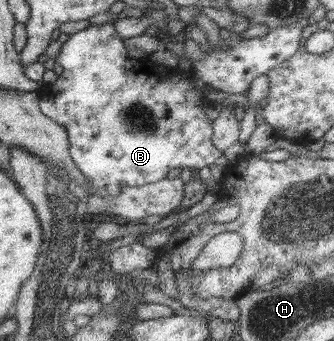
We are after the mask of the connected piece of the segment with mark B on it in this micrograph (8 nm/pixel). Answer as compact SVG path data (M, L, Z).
M303 18L291 26L269 30L264 36L240 39L229 49L204 52L199 60L191 60L188 76L179 68L160 64L155 64L154 74L148 72L143 59L131 59L128 56L125 38L116 32L112 22L91 24L86 29L69 35L63 43L62 51L55 60L63 70L55 83L43 86L39 108L42 114L63 126L68 133L72 160L81 174L90 180L88 193L100 198L112 198L118 196L124 187L142 186L162 180L174 168L193 171L218 162L222 154L212 144L213 128L204 110L210 103L200 96L200 92L212 89L228 94L246 94L254 78L265 75L299 49L306 24L308 18Z

